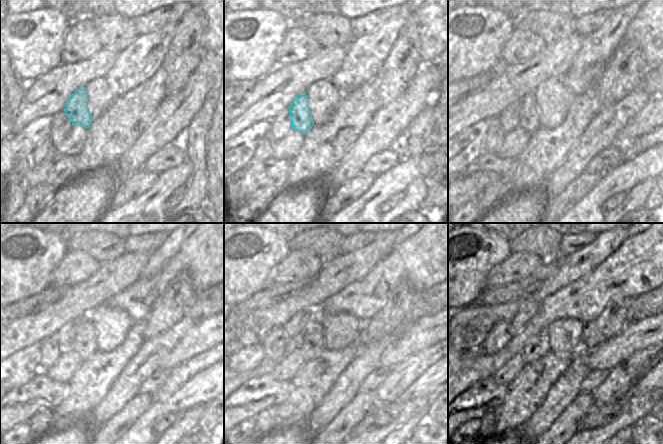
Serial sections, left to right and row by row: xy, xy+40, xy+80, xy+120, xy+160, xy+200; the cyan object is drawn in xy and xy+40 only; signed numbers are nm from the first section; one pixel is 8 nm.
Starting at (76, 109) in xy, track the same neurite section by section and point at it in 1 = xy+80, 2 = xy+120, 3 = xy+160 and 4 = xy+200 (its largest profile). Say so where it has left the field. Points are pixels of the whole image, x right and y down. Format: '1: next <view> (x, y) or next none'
1: next xy+80 (530, 114)
2: next xy+120 (84, 344)
3: next xy+160 (311, 342)
4: next xy+200 (537, 346)

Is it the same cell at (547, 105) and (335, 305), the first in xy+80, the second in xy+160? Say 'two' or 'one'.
two

